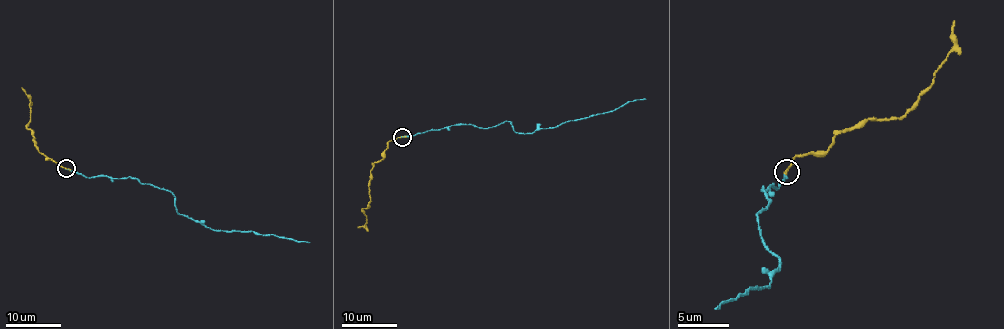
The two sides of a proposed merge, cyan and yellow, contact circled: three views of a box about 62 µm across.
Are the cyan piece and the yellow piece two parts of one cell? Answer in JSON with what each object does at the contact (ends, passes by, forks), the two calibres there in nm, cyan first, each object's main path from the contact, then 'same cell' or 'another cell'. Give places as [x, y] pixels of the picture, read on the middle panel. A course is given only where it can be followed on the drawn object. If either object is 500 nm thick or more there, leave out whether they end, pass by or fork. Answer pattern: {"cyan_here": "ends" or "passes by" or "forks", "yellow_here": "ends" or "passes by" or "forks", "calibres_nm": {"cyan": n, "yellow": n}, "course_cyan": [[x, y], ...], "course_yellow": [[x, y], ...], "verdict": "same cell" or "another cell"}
{"cyan_here": "ends", "yellow_here": "ends", "calibres_nm": {"cyan": 70, "yellow": 240}, "course_cyan": [[402, 137], [452, 125], [484, 128], [510, 121], [517, 132], [531, 134], [608, 113], [645, 98]], "course_yellow": [[402, 137], [388, 142], [383, 157], [373, 166], [369, 181], [370, 201], [363, 213], [366, 226], [358, 228]], "verdict": "same cell"}

